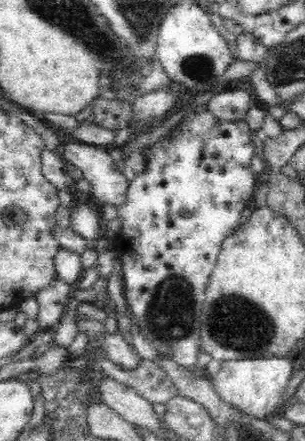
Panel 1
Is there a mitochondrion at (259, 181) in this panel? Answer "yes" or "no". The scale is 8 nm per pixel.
no

